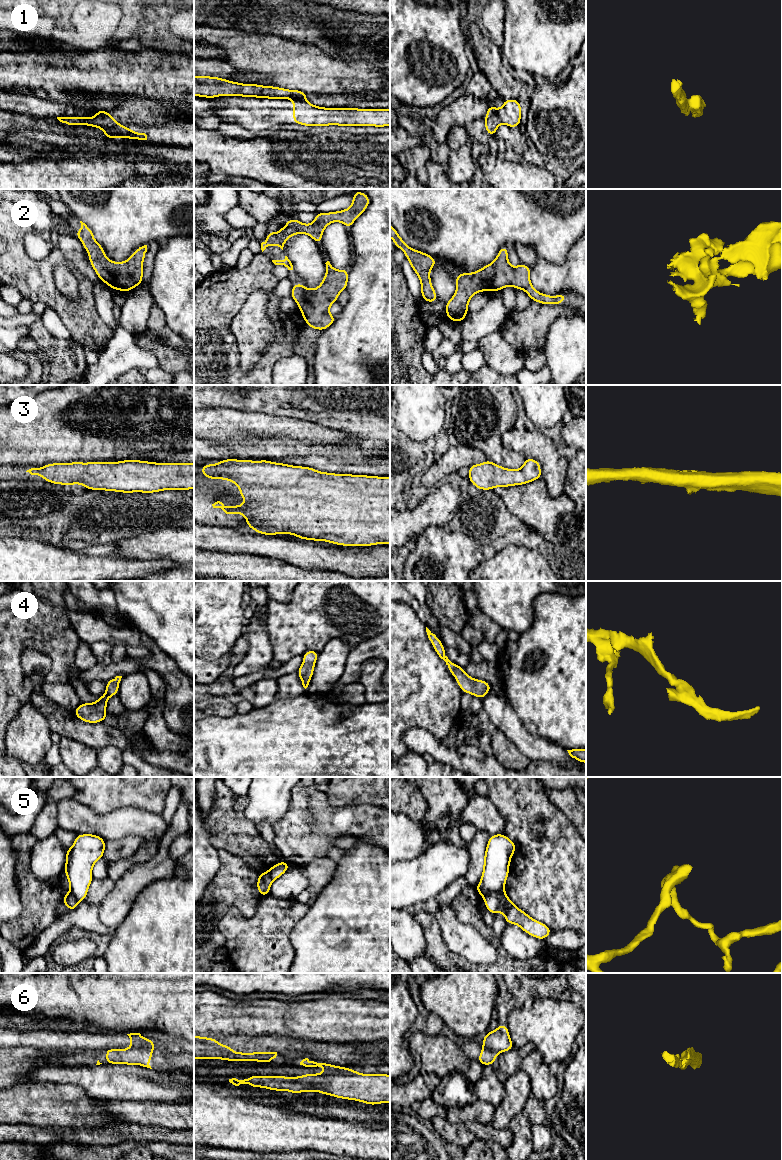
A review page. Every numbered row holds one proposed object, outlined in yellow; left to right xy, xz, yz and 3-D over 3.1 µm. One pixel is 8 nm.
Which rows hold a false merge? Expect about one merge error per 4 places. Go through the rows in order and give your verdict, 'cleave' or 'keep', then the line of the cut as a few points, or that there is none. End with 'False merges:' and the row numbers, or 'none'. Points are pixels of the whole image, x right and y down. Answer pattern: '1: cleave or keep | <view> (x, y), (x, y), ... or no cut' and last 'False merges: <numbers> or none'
1: cleave | xz (293, 99), (305, 101)
2: keep | no cut
3: keep | no cut
4: keep | no cut
5: cleave | yz (503, 888), (490, 892), (484, 898)
6: cleave | xy (131, 1046), (152, 1049)
False merges: 1, 5, 6

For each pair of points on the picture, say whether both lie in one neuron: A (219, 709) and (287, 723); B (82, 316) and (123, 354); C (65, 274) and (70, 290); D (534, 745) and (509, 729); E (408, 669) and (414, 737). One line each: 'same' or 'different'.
A: different
B: different
C: same
D: same
E: different

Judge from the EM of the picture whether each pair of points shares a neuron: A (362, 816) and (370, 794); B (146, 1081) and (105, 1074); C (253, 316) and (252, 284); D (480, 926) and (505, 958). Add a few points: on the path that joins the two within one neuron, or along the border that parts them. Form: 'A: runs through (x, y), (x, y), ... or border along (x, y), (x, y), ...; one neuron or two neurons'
A: border along (365, 804), (351, 807); two neurons
B: runs through (136, 1081), (115, 1081); one neuron
C: border along (268, 294), (262, 290), (255, 290), (239, 312); two neurons
D: runs through (488, 934), (501, 950); one neuron

